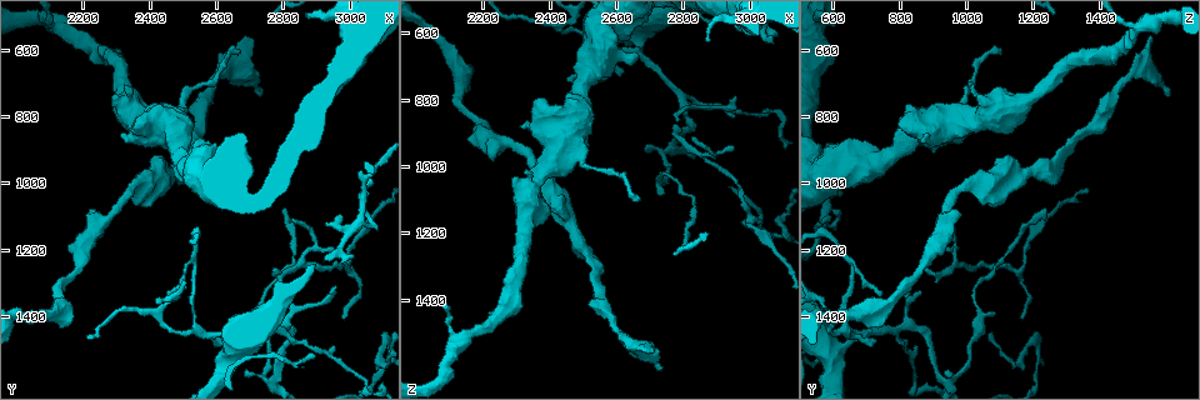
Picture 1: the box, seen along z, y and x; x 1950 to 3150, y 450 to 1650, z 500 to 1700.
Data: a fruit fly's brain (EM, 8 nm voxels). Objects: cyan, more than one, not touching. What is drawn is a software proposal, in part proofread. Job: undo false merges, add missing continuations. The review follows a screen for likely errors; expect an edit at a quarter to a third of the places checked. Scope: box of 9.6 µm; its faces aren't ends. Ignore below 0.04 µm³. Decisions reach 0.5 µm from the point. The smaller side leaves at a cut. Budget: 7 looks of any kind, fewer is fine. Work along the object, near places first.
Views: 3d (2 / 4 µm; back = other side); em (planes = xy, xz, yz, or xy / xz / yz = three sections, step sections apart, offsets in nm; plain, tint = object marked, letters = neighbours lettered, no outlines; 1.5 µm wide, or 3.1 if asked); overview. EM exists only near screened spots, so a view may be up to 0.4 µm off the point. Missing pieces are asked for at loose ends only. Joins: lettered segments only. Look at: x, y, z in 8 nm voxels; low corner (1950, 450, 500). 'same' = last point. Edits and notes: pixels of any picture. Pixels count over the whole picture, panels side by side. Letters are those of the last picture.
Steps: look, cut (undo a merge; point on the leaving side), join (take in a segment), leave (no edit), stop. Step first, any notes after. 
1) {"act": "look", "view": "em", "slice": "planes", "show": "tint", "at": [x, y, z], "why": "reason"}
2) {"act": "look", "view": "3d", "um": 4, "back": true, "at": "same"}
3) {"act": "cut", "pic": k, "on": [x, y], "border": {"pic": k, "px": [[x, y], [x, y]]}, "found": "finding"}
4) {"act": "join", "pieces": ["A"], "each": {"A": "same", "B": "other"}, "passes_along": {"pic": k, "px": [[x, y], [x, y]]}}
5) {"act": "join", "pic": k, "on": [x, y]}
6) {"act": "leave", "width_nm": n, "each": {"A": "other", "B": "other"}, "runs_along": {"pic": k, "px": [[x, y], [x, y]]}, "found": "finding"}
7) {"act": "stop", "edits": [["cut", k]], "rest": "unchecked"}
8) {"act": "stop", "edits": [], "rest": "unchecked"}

{"act": "look", "view": "em", "slice": "xz", "step": 4, "show": "tint", "at": [2070, 1390, 630], "why": "thick turns thin"}

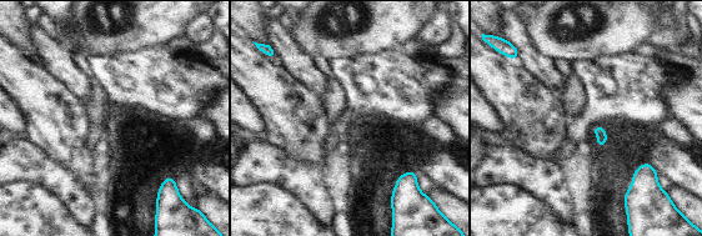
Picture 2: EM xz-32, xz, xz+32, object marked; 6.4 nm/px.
{"act": "look", "view": "em", "slice": "planes", "show": "letters", "at": "same", "why": "another direction"}

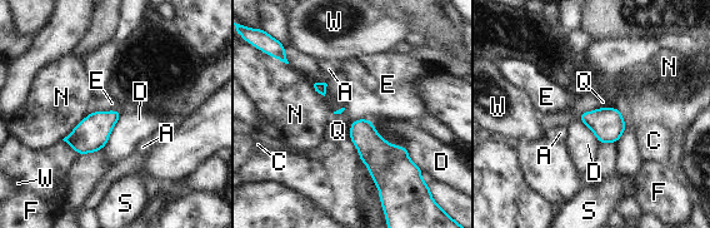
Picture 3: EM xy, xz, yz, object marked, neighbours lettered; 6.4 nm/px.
{"act": "leave", "each": {"A": "other", "C": "other", "D": "other", "E": "other", "F": "other", "N": "other", "Q": "other", "S": "other", "W": "other"}, "border": {"pic": 3, "px": [[110, 109], [93, 112]]}, "found": "continuous, no second neuron"}

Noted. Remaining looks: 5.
{"act": "look", "view": "3d", "um": 4, "at": [2680, 1580, 950], "why": "free end"}

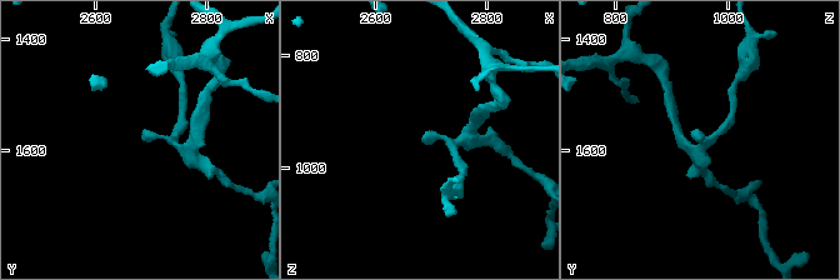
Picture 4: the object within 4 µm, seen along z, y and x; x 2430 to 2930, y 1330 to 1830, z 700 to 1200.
{"act": "look", "view": "em", "slice": "planes", "show": "plain", "at": [2685, 1570, 950], "why": "need the tissue"}

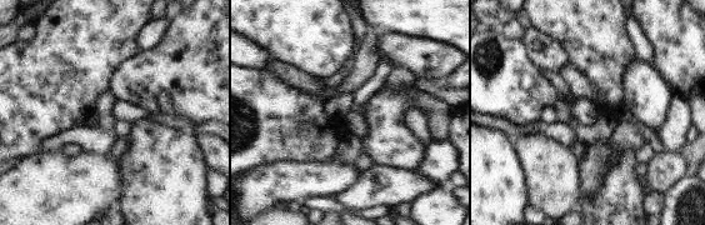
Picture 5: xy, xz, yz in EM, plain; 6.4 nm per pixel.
{"act": "look", "view": "em", "slice": "planes", "show": "letters", "at": "same", "why": "what lies round it"}

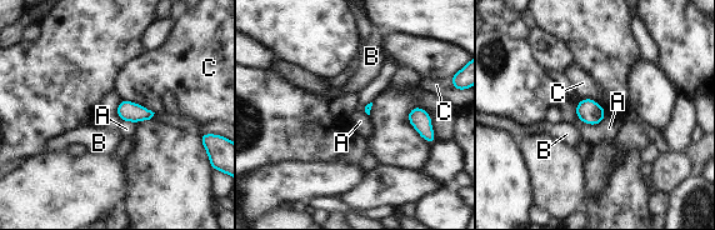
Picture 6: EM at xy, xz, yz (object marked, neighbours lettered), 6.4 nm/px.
{"act": "leave", "each": {"A": "other", "B": "other", "C": "other"}, "border": {"pic": 6, "px": [[121, 99], [129, 99], [154, 113]]}, "found": "none of them fits"}

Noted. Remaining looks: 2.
{"act": "look", "view": "3d", "um": 4, "at": [2770, 1260, 870], "why": "an open end"}

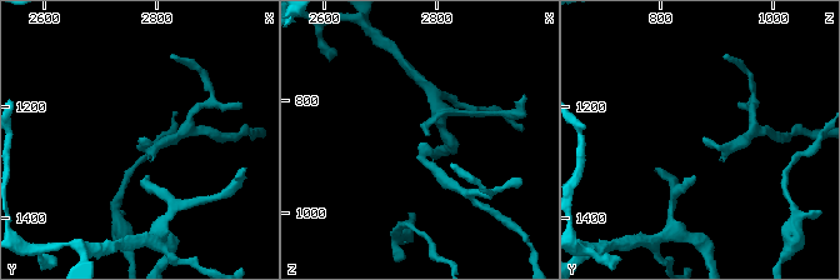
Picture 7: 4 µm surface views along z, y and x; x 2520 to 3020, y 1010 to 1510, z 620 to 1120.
{"act": "look", "view": "em", "slice": "planes", "show": "letters", "at": [2775, 1255, 875]}

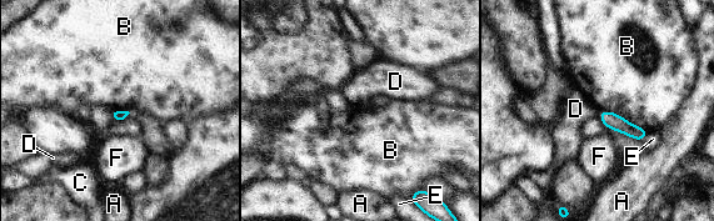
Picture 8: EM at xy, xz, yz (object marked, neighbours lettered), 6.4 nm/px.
{"act": "leave", "each": {"A": "other", "B": "other", "C": "other", "D": "other", "E": "other", "F": "other"}, "border": {"pic": 8, "px": [[599, 110], [617, 112], [647, 131]]}, "found": "no lettered segment goes on from it"}

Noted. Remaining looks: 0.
{"act": "stop", "edits": [], "rest": "unchecked"}

